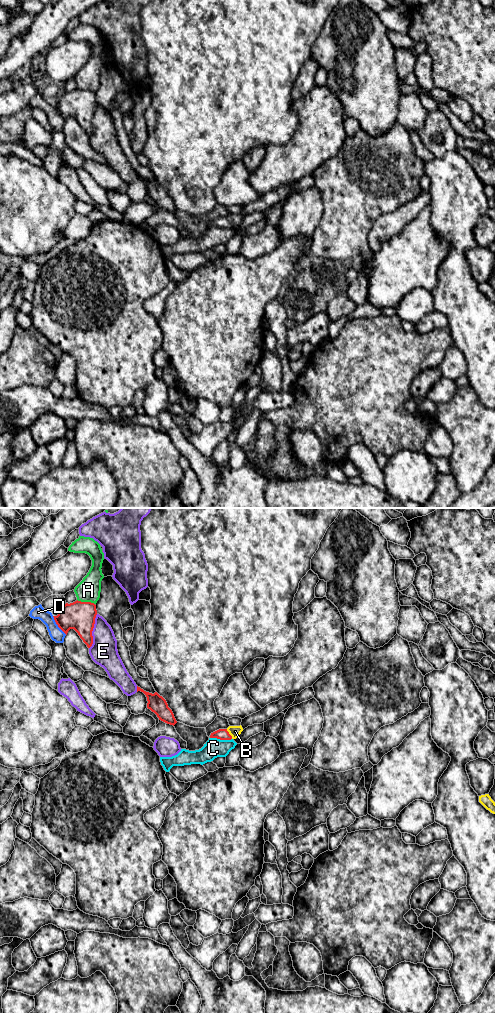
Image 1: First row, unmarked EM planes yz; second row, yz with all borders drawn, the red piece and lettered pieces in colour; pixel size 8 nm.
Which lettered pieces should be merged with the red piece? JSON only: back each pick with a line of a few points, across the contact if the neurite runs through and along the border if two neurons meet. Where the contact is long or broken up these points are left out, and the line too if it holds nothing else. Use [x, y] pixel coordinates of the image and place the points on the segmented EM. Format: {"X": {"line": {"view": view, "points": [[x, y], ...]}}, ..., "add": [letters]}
{"B": {"line": {"view": "yz", "points": [[222, 734], [229, 734], [235, 731]]}}, "add": ["B"]}

